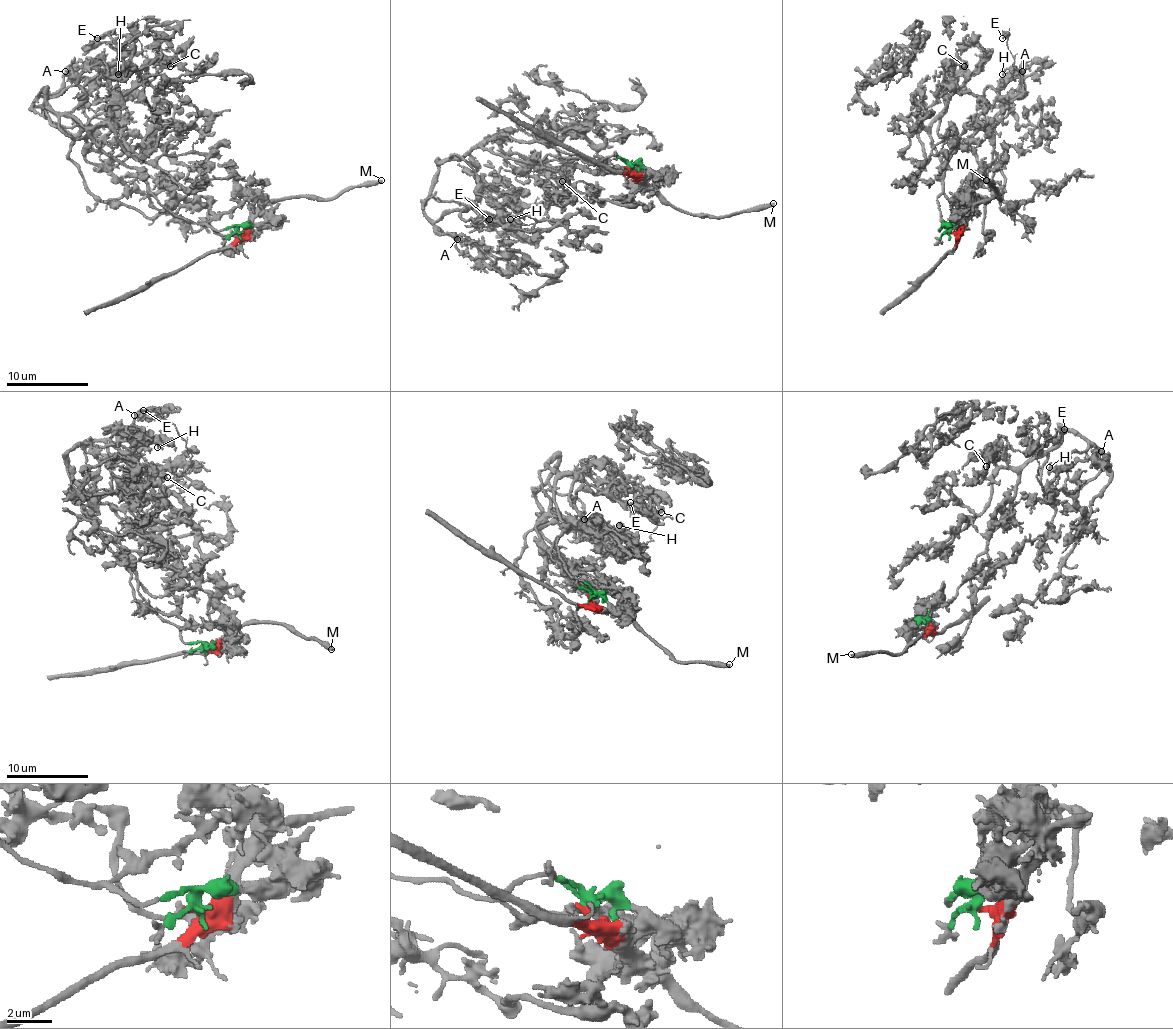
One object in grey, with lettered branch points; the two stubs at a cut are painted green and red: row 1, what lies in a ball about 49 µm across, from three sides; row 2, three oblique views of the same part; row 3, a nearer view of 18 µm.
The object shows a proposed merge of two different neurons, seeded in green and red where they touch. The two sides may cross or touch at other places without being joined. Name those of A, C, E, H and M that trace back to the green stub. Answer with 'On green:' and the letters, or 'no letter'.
On green: A, C, E, H

